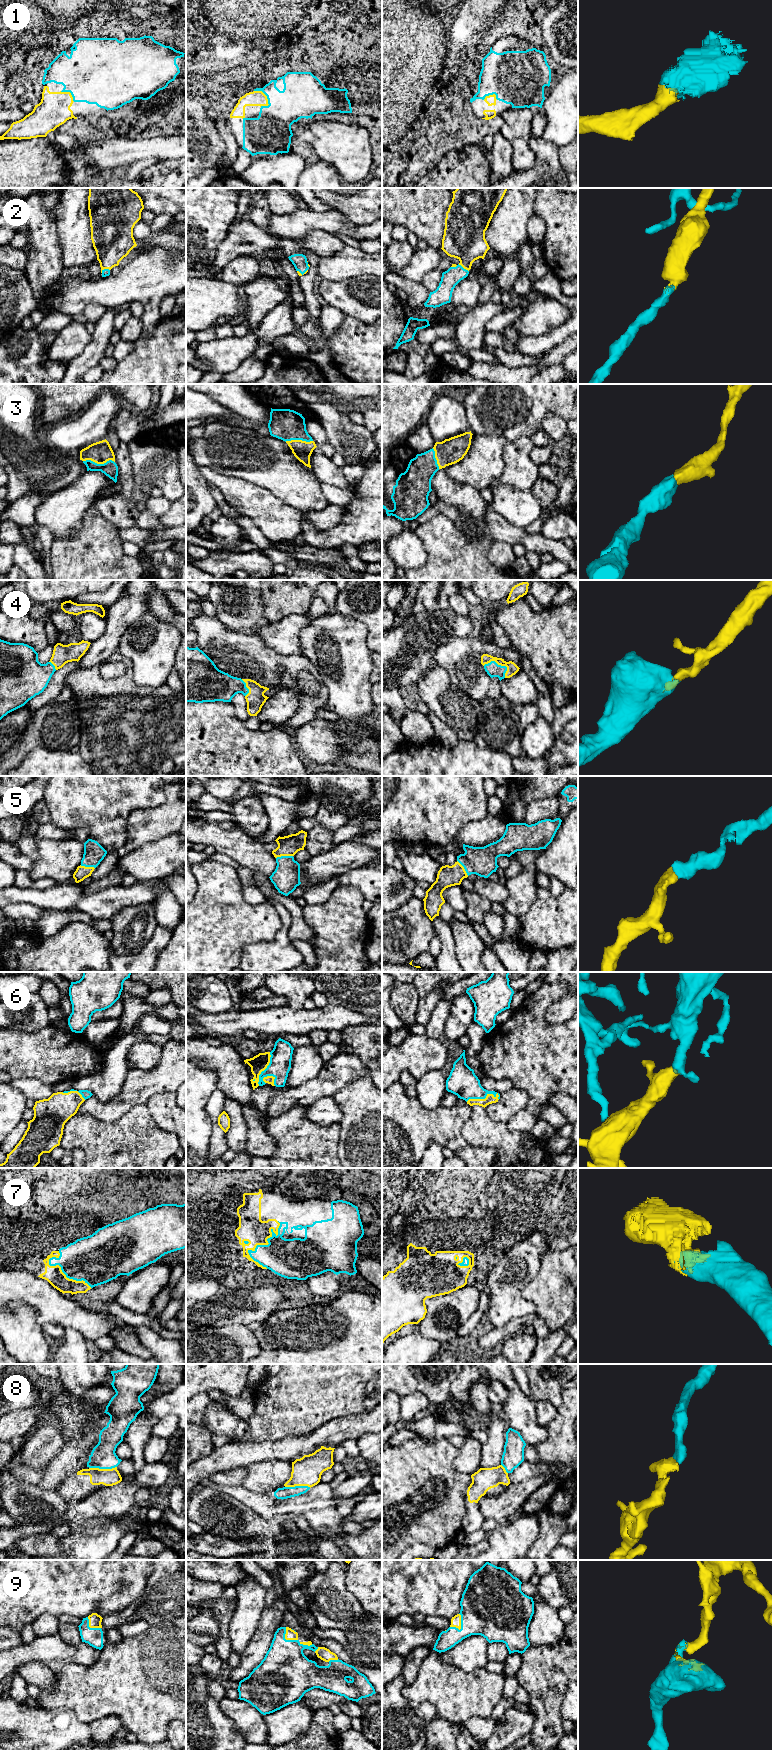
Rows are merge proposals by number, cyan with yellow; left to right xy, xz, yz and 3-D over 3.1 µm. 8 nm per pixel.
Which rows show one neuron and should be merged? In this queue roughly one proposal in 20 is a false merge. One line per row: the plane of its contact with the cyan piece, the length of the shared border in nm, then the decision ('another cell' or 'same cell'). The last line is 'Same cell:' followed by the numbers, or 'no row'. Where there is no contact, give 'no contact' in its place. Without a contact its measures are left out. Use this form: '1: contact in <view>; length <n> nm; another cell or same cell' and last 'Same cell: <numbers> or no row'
1: contact in xz; length 170 nm; same cell
2: contact in yz; length 150 nm; same cell
3: contact in xy; length 260 nm; same cell
4: contact in yz; length 200 nm; same cell
5: contact in xz; length 140 nm; same cell
6: contact in yz; length 280 nm; same cell
7: contact in xz; length 400 nm; same cell
8: contact in xy; length 220 nm; same cell
9: contact in yz; length 140 nm; same cell
Same cell: 1, 2, 3, 4, 5, 6, 7, 8, 9

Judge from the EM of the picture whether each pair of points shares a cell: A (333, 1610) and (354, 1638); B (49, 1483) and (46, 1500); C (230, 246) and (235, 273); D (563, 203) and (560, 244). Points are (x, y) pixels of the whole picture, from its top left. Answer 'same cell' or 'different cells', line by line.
A: different cells
B: different cells
C: different cells
D: same cell

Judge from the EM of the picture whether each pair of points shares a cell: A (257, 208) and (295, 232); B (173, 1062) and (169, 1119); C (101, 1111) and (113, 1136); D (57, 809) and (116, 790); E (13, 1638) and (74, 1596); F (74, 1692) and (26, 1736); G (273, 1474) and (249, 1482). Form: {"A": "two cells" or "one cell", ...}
{"A": "two cells", "B": "two cells", "C": "two cells", "D": "one cell", "E": "two cells", "F": "two cells", "G": "one cell"}

